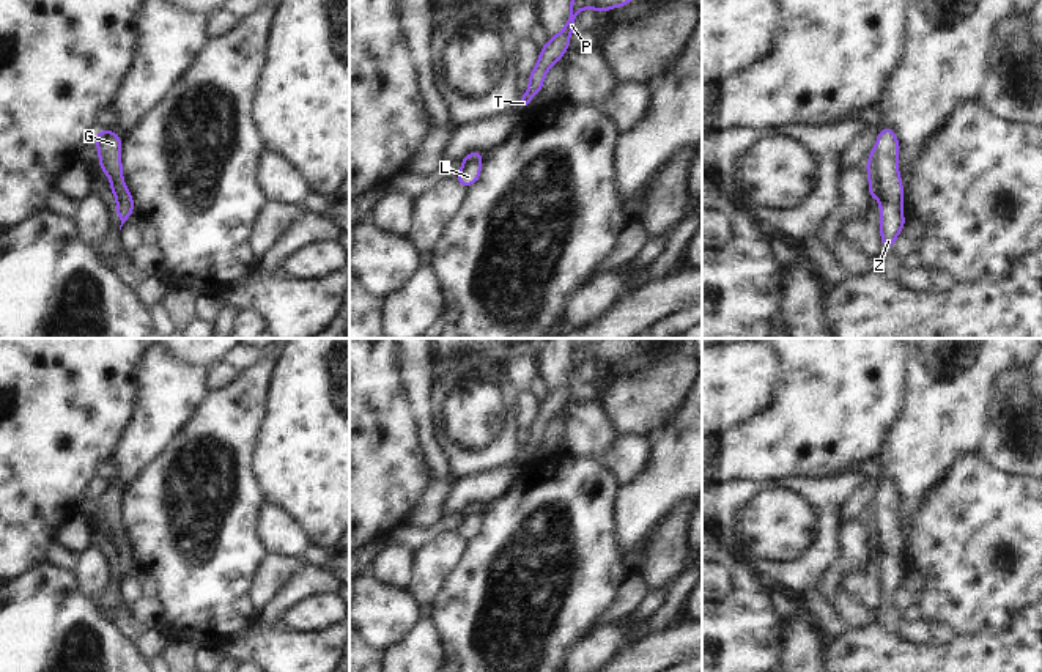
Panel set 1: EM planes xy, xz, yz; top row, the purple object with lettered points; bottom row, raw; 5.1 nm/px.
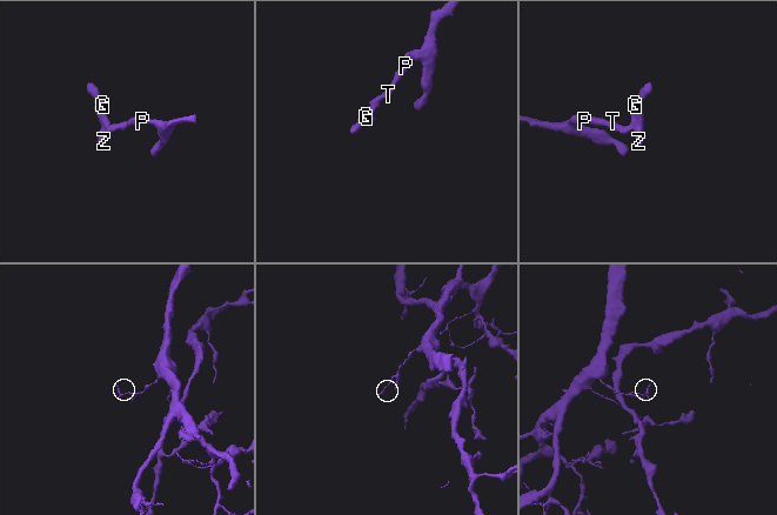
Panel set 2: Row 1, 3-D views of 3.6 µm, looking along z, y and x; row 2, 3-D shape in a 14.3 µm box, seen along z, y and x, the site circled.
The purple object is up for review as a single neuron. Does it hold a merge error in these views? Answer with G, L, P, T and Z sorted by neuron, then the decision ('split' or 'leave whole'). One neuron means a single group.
G L Z / P T; split

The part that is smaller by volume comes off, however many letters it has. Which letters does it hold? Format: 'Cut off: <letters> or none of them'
Cut off: G, L, Z

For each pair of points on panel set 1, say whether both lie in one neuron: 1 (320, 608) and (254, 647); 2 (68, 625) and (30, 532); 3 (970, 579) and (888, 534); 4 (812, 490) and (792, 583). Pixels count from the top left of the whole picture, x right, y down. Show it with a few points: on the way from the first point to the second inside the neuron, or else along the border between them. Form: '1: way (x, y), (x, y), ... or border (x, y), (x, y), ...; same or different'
1: border (325, 628), (312, 631), (287, 630); different
2: border (41, 564), (16, 578); different
3: border (896, 507), (896, 520), (904, 548); different
4: way (803, 513), (798, 518), (798, 559); same

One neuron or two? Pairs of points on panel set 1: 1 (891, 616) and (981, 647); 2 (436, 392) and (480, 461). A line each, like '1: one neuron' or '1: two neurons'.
1: two neurons
2: one neuron

